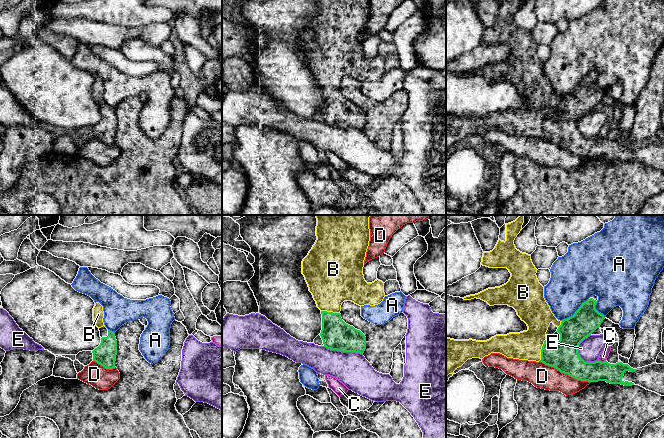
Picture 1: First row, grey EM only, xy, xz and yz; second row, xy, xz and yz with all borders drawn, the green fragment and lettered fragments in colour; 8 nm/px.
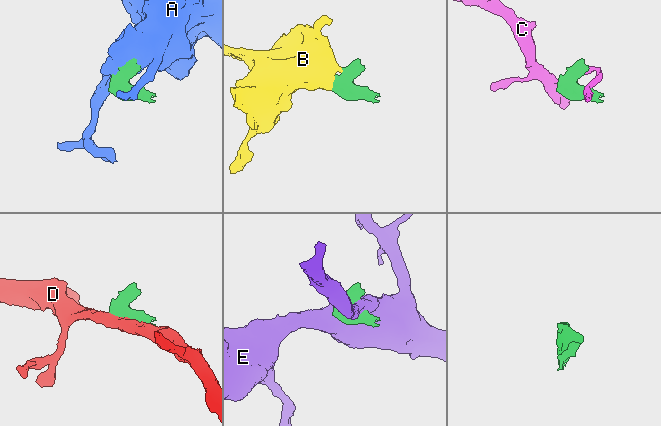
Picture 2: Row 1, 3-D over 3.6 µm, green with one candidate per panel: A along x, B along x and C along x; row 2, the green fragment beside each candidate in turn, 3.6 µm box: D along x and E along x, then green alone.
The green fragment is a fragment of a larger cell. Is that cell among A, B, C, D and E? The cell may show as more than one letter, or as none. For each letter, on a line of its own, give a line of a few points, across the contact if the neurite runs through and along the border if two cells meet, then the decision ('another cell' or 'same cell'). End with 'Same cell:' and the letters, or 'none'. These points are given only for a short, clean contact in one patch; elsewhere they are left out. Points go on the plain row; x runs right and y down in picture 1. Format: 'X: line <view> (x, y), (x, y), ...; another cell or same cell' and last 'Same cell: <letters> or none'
A: another cell
B: line yz (563, 131), (551, 130), (541, 125), (533, 121), (526, 121); same cell
C: line yz (598, 136), (605, 137); another cell
D: another cell
E: another cell
Same cell: B

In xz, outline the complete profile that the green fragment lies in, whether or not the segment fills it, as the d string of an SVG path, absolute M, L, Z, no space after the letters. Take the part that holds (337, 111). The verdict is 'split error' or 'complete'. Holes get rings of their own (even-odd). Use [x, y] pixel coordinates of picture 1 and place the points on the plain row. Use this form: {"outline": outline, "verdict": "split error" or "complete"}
{"outline": "M317 0L316 12L315 20L302 37L302 50L317 83L321 86L322 106L320 112L324 123L341 128L363 130L366 125L365 111L360 106L346 100L341 94L340 87L344 77L352 77L359 82L375 82L380 80L385 73L384 59L378 55L372 59L367 59L363 51L364 36L370 17L369 0Z", "verdict": "split error"}

